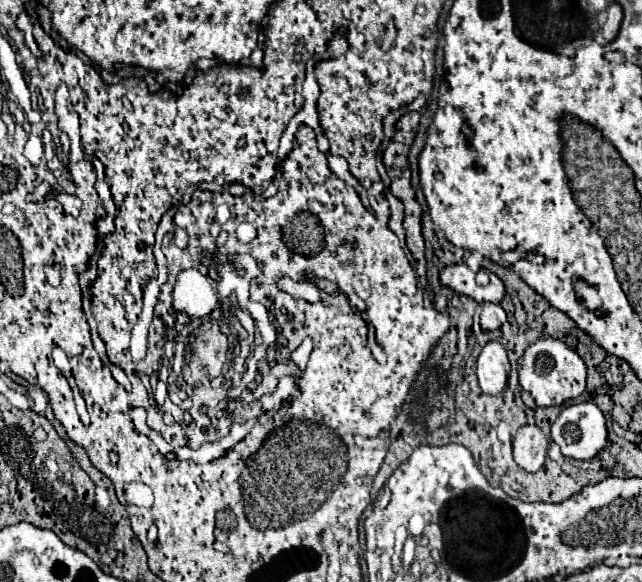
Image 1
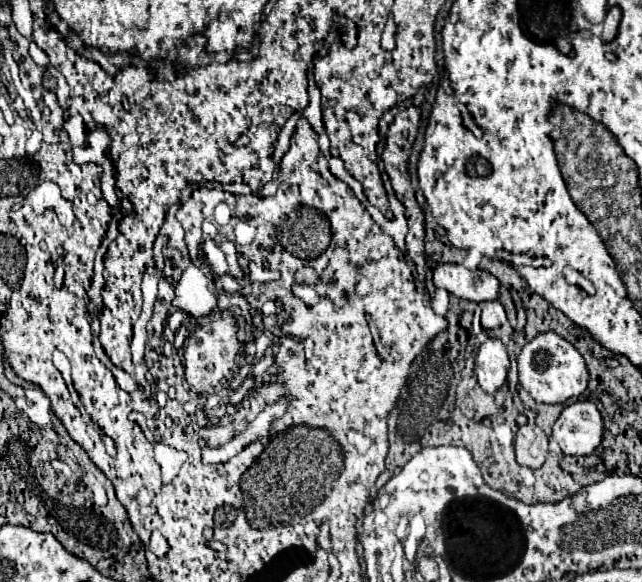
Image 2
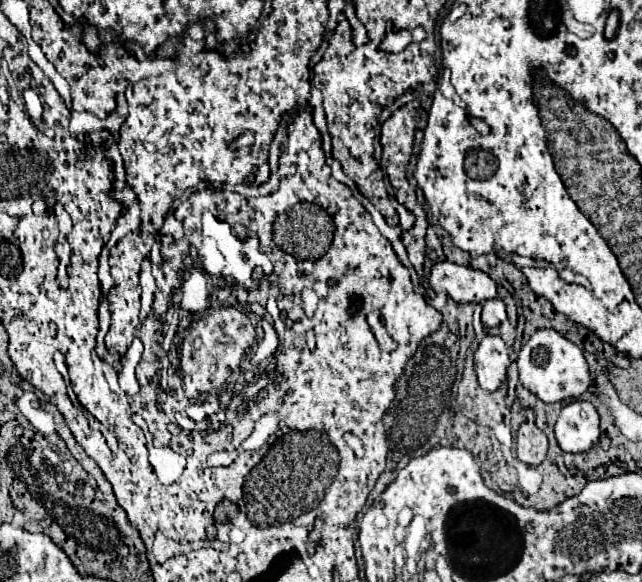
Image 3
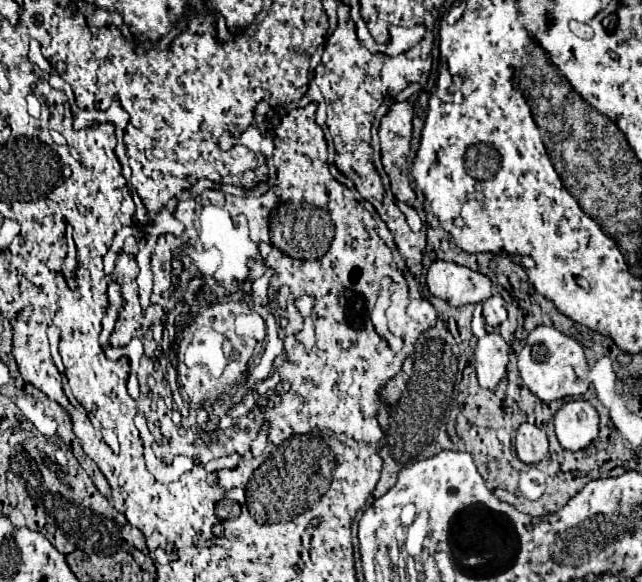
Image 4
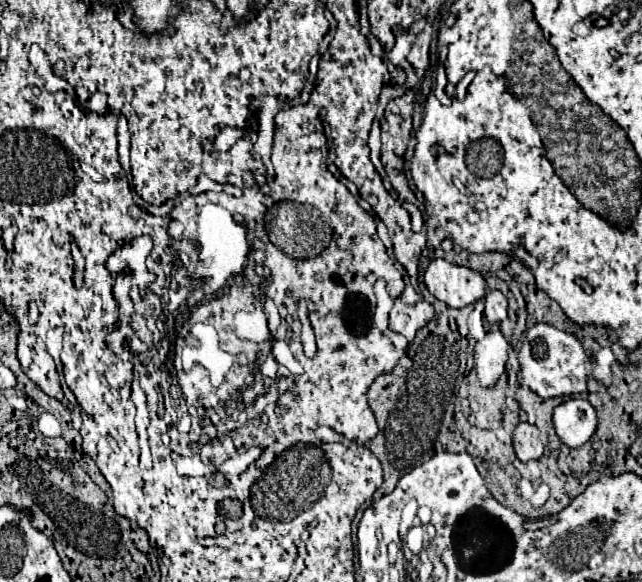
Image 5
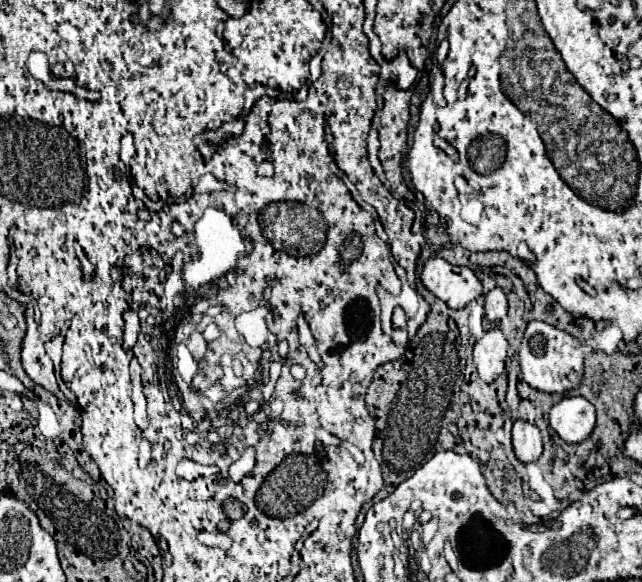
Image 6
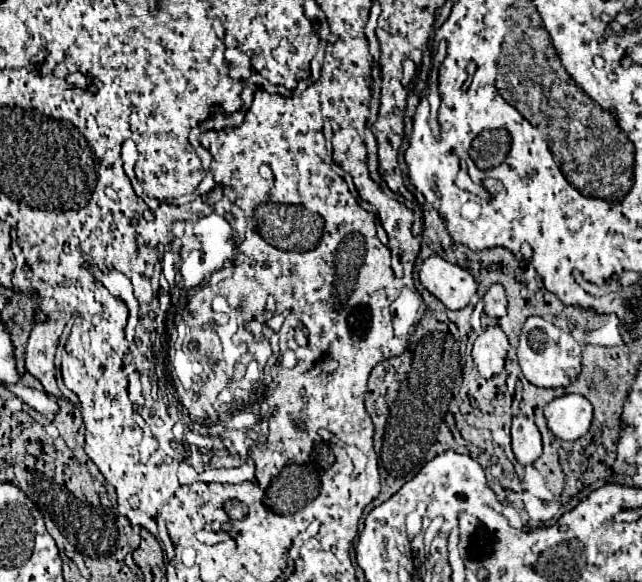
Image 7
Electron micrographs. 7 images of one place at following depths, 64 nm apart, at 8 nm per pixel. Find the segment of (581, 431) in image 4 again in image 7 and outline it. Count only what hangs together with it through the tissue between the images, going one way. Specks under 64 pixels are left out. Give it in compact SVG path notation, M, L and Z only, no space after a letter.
M564 394L544 408L550 432L562 440L578 440L592 422L592 404L580 394Z

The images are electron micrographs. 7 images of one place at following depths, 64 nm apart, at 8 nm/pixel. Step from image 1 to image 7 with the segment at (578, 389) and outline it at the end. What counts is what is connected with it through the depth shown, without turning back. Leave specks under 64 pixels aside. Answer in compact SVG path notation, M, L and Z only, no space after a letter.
M528 316L518 342L518 362L526 380L542 388L566 386L580 372L580 354L580 344L574 340L568 328L558 328L550 318Z

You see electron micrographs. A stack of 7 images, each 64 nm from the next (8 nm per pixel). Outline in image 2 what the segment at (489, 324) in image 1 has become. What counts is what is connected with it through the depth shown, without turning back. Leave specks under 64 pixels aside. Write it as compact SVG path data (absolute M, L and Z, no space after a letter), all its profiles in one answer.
M498 300L482 302L482 326L486 330L498 328L504 322L506 322L506 312L504 312L504 306Z

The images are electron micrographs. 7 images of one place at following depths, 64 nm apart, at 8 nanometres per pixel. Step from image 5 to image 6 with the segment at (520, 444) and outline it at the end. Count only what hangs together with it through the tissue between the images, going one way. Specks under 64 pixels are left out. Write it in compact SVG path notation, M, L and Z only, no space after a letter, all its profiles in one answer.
M516 420L512 426L512 446L520 462L536 462L542 454L542 434L534 424Z

